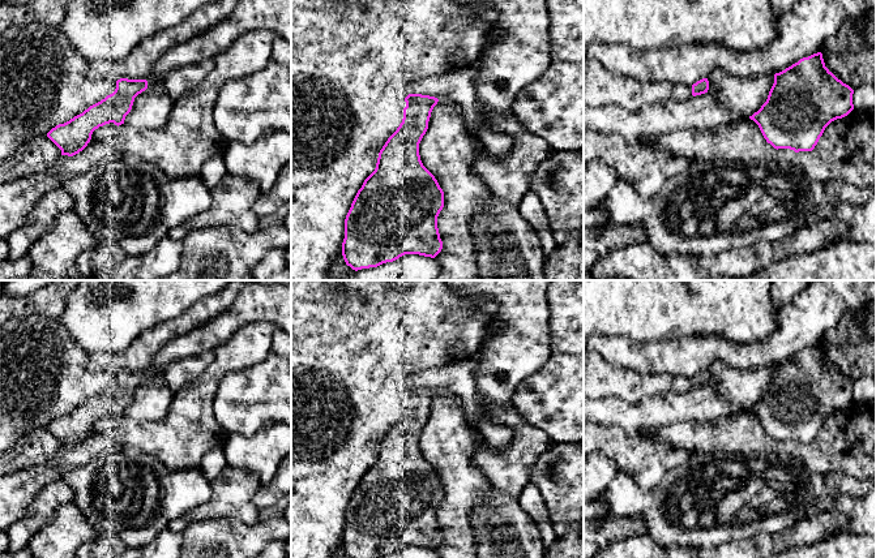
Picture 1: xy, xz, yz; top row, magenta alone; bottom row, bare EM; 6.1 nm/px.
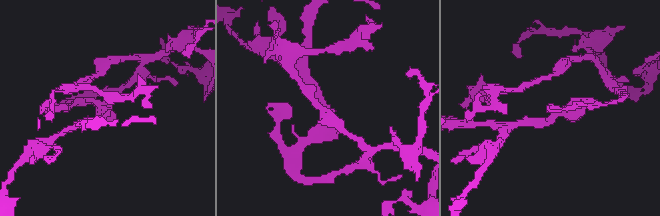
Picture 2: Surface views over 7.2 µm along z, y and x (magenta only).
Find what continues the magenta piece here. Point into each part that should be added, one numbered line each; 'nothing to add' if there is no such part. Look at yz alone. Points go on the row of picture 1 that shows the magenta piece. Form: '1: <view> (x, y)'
1: yz (680, 91)

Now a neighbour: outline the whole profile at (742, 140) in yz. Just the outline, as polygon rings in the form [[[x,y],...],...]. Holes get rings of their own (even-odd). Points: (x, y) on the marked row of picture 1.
[[[749,117],[738,119],[717,129],[684,129],[661,136],[648,145],[674,156],[723,162],[749,162],[775,158],[759,125]]]

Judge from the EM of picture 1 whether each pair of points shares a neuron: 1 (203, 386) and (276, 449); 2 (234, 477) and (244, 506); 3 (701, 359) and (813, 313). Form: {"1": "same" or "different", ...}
{"1": "different", "2": "same", "3": "same"}

